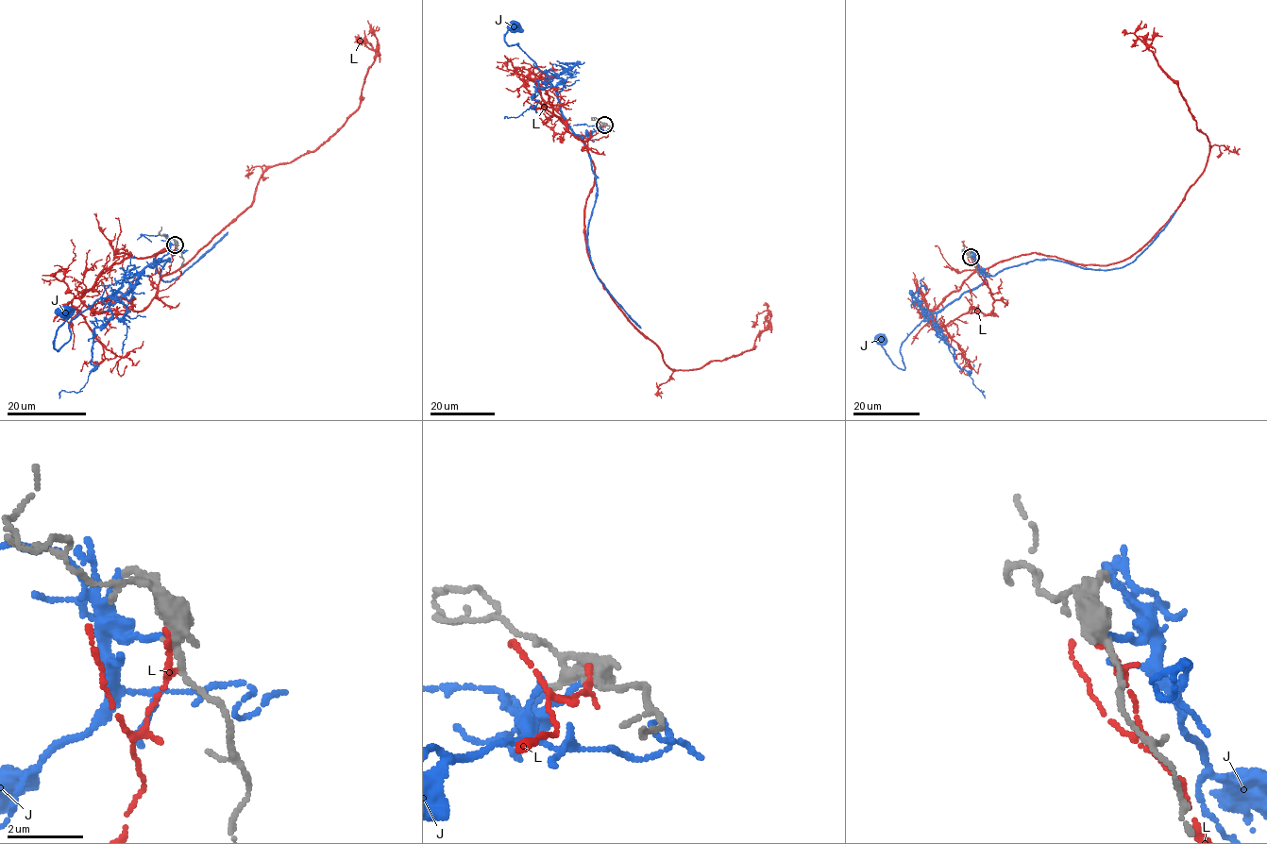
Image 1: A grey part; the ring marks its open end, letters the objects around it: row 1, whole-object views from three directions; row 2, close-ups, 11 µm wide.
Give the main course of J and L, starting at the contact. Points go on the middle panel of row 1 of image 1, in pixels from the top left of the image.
J: (604, 125), (597, 130), (577, 135), (560, 109), (549, 77), (518, 42), (507, 44), (505, 35), (513, 26)
L: (604, 125), (577, 139), (527, 75), (593, 163), (616, 306), (676, 370), (751, 328)

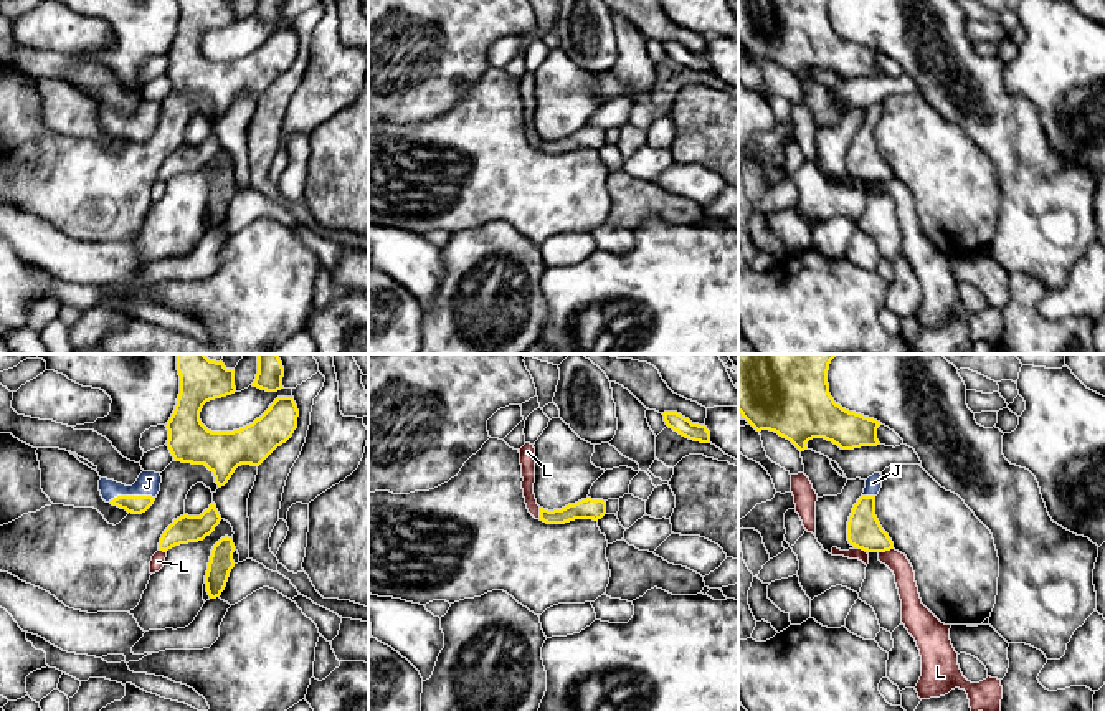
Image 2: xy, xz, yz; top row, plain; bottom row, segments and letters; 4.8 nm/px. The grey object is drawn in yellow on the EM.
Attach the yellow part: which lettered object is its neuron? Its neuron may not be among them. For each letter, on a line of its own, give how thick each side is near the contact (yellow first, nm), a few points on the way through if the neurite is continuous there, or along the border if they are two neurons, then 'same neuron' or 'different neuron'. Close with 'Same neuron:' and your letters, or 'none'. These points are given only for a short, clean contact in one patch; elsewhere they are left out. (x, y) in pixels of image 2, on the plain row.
J: 90 nm thick on the yellow side, 120 nm on the other; runs through xy (136, 134), (131, 126), (147, 113); same neuron
L: 170 nm thick on the yellow side, 100 nm on the other; border along yz (892, 177), (879, 182); different neuron
Same neuron: J

